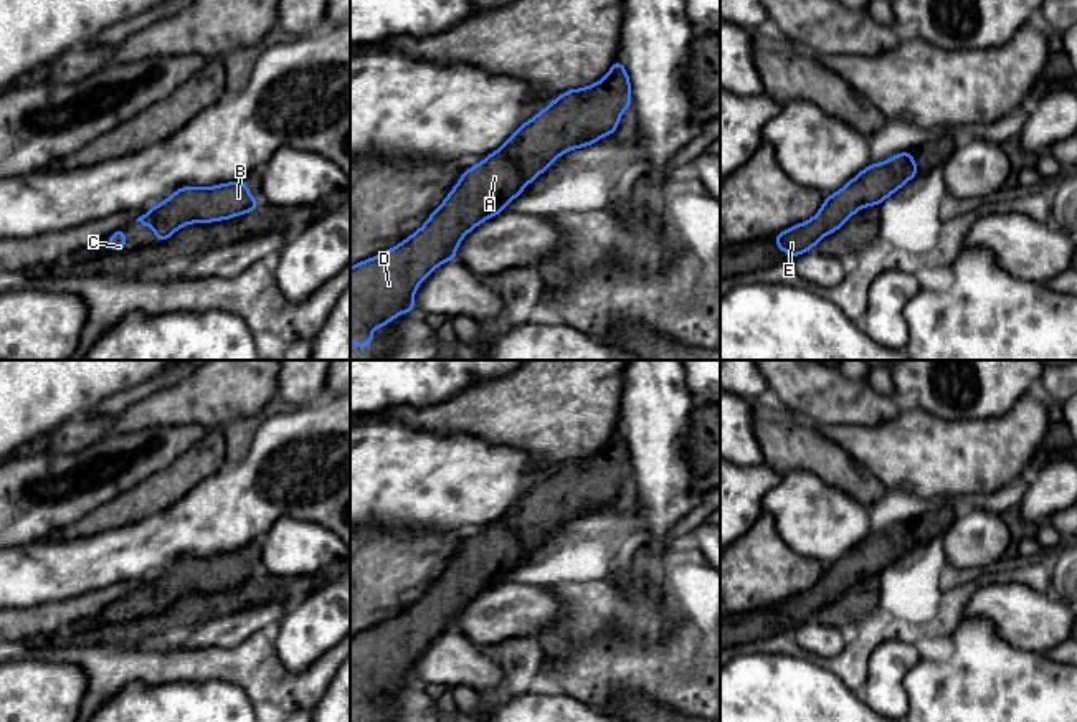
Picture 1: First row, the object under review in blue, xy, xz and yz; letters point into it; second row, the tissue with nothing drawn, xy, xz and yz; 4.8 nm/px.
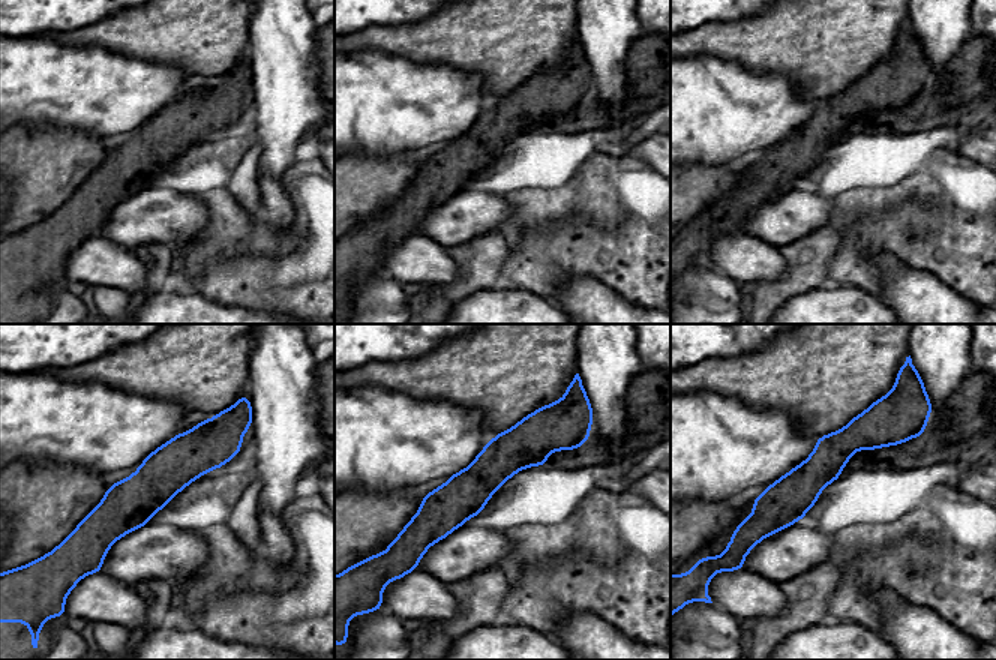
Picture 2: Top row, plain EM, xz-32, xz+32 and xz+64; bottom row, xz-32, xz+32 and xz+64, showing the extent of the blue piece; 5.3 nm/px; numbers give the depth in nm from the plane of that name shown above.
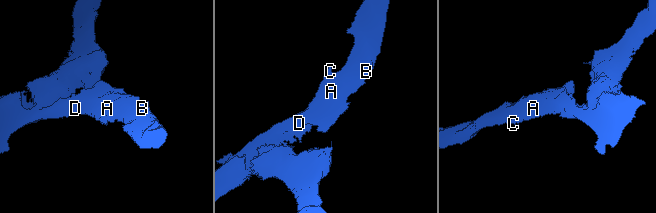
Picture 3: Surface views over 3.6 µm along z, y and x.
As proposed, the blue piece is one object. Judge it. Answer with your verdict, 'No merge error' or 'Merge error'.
No merge error

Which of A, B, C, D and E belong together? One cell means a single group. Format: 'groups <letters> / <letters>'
groups A B C D E

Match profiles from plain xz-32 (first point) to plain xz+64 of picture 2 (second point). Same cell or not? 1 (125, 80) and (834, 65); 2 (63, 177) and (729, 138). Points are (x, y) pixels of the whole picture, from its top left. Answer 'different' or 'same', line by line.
1: different
2: different

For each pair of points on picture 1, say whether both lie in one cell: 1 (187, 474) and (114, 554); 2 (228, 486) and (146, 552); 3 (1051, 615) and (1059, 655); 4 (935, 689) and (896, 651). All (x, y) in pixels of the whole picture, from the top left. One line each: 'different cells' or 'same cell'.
1: different cells
2: same cell
3: different cells
4: different cells

